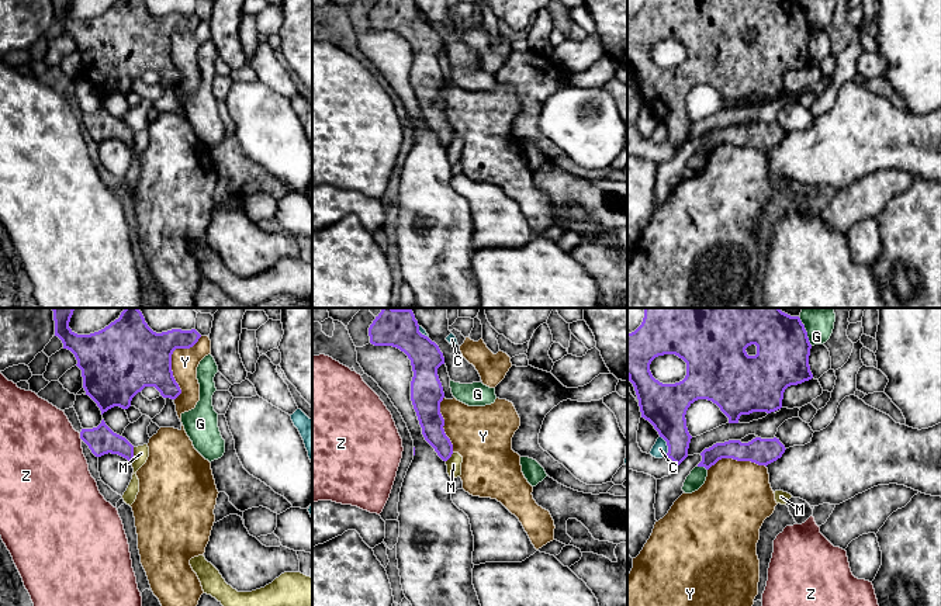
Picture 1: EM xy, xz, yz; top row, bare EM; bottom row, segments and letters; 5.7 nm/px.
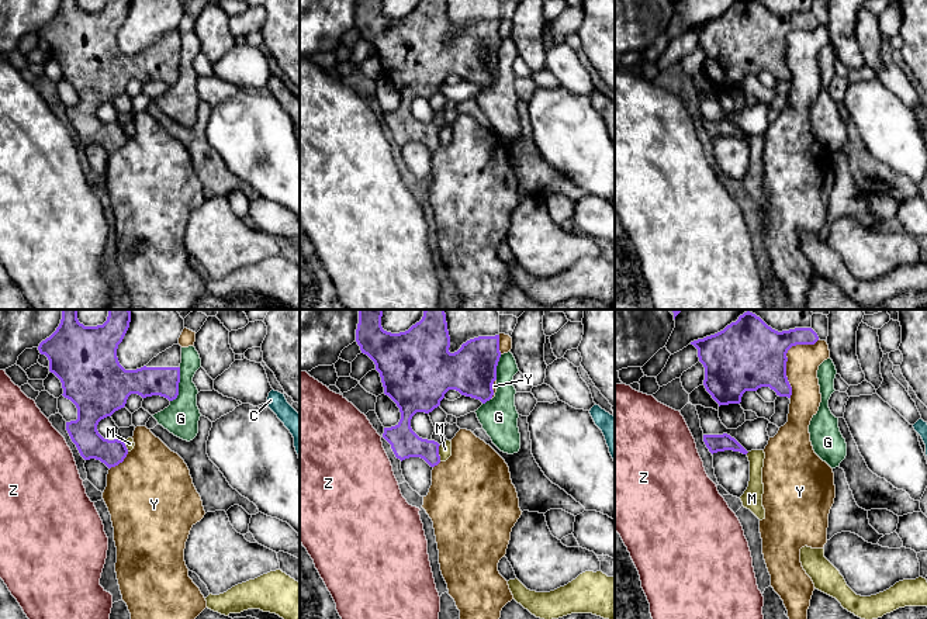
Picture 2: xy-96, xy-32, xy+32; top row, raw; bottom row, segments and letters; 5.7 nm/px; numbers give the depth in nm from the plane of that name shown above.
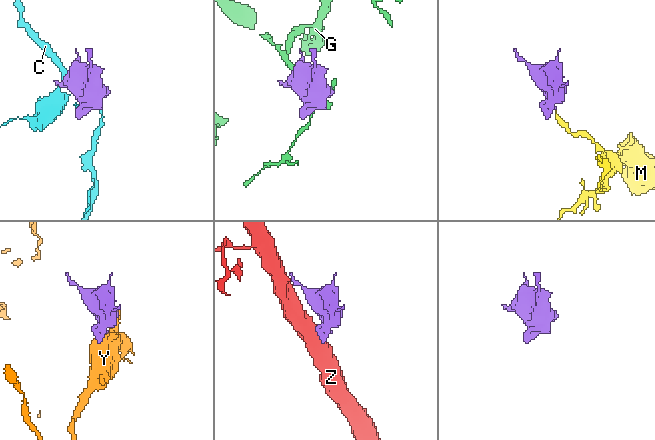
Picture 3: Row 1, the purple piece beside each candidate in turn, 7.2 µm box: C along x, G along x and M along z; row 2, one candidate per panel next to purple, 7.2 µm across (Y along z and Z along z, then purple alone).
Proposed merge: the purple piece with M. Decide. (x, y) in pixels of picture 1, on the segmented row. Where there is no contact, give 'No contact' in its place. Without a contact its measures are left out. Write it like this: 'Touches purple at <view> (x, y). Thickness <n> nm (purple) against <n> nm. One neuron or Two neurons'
Touches purple at xy (132, 456). Thickness 160 nm (purple) against 90 nm. Two neurons

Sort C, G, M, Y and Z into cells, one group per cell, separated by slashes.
C / G / M / Y / Z

